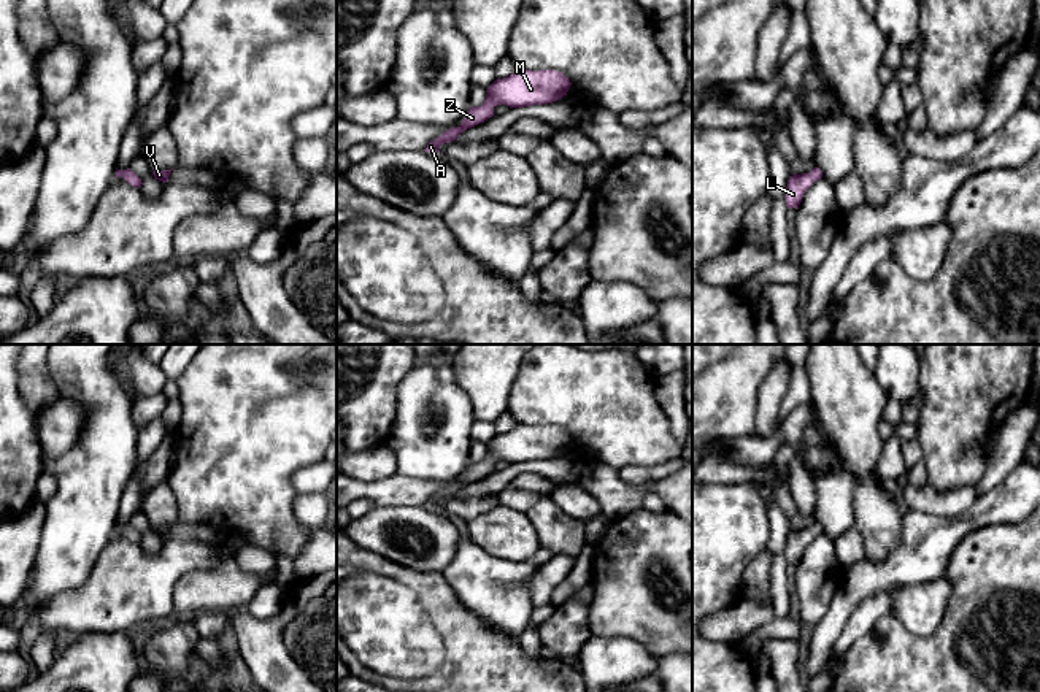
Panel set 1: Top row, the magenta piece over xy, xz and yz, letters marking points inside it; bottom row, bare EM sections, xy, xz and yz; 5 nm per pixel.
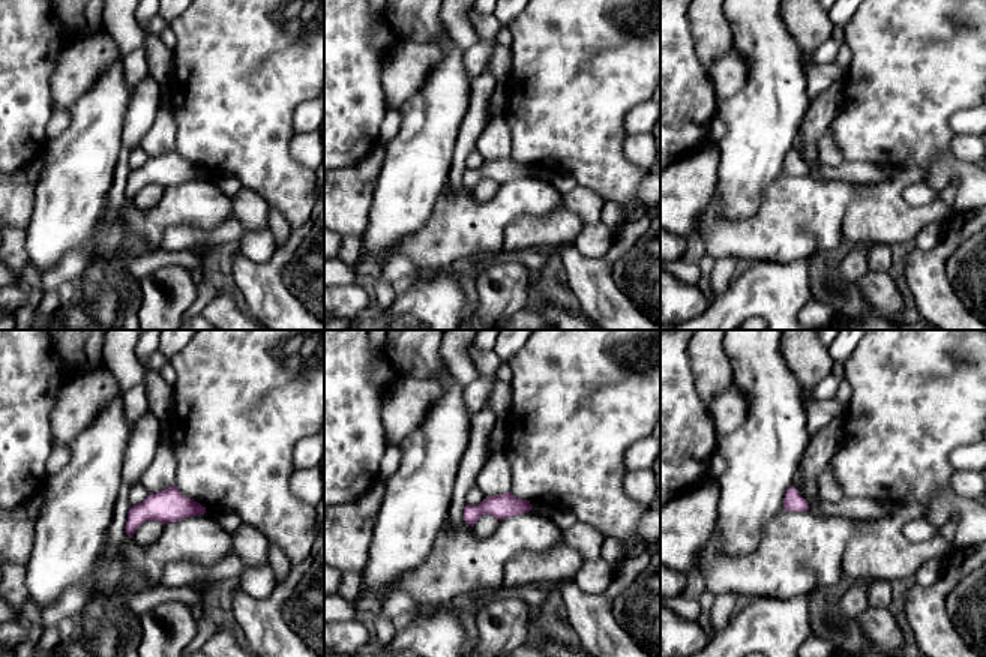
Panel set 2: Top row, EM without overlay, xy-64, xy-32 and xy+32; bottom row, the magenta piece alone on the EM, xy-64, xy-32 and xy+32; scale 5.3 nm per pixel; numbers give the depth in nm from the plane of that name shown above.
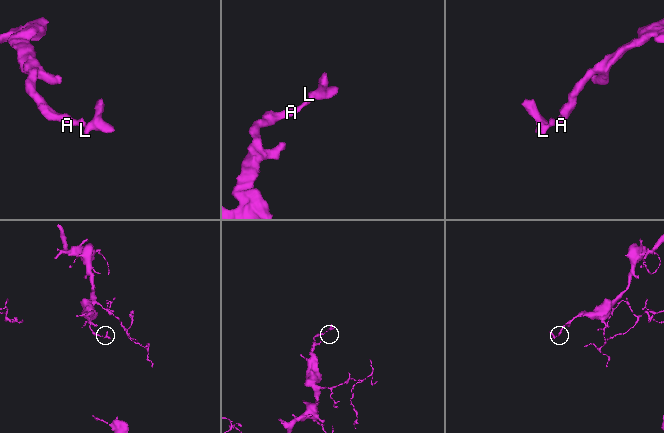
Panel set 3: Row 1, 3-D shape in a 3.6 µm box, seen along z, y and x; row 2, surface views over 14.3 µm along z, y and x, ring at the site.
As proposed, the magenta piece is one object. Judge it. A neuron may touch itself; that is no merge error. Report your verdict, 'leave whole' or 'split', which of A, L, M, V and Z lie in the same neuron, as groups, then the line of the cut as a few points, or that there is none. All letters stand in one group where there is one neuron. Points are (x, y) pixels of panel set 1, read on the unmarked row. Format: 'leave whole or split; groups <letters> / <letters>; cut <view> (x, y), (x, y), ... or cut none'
leave whole; groups A L M V Z; cut none

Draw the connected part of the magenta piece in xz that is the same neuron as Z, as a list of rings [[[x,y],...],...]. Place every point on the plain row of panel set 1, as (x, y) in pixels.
[[[518,424],[510,432],[497,433],[487,444],[486,456],[481,462],[470,462],[459,482],[453,482],[437,492],[424,505],[438,509],[438,503],[454,497],[464,486],[472,484],[494,471],[497,460],[510,463],[524,463],[530,460],[548,460],[567,451],[572,438],[562,427],[556,425],[524,425]]]

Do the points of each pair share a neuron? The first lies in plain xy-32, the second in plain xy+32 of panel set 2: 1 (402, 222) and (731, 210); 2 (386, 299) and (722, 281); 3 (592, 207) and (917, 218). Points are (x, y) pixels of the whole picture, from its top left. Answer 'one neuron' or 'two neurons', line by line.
1: one neuron
2: one neuron
3: two neurons

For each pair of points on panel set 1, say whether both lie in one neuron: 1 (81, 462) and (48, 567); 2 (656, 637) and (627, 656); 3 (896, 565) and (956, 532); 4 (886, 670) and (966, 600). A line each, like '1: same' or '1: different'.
1: same
2: different
3: same
4: same

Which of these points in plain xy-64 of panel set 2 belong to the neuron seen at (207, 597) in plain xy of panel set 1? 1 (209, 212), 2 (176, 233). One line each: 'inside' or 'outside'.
1: outside
2: inside

